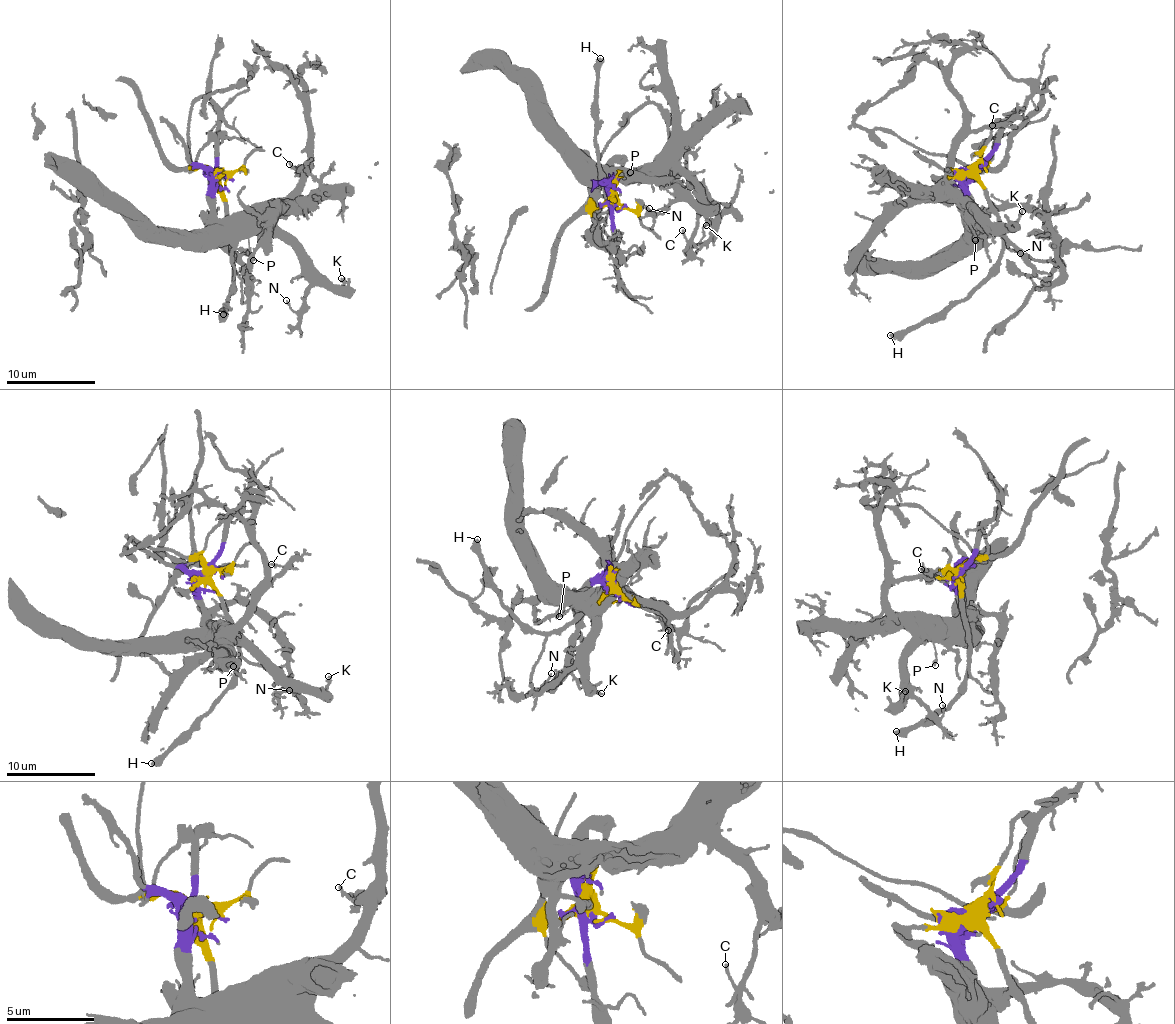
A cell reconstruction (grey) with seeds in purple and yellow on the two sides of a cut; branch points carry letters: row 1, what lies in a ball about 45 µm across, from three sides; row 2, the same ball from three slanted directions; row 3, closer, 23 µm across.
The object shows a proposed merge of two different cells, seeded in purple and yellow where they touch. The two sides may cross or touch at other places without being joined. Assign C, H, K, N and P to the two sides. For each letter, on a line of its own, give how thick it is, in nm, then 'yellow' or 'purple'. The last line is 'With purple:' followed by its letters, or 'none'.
C: 150 nm | purple
H: 440 nm | yellow
K: 190 nm | purple
N: 130 nm | purple
P: 220 nm | purple
With purple: C, K, N, P

